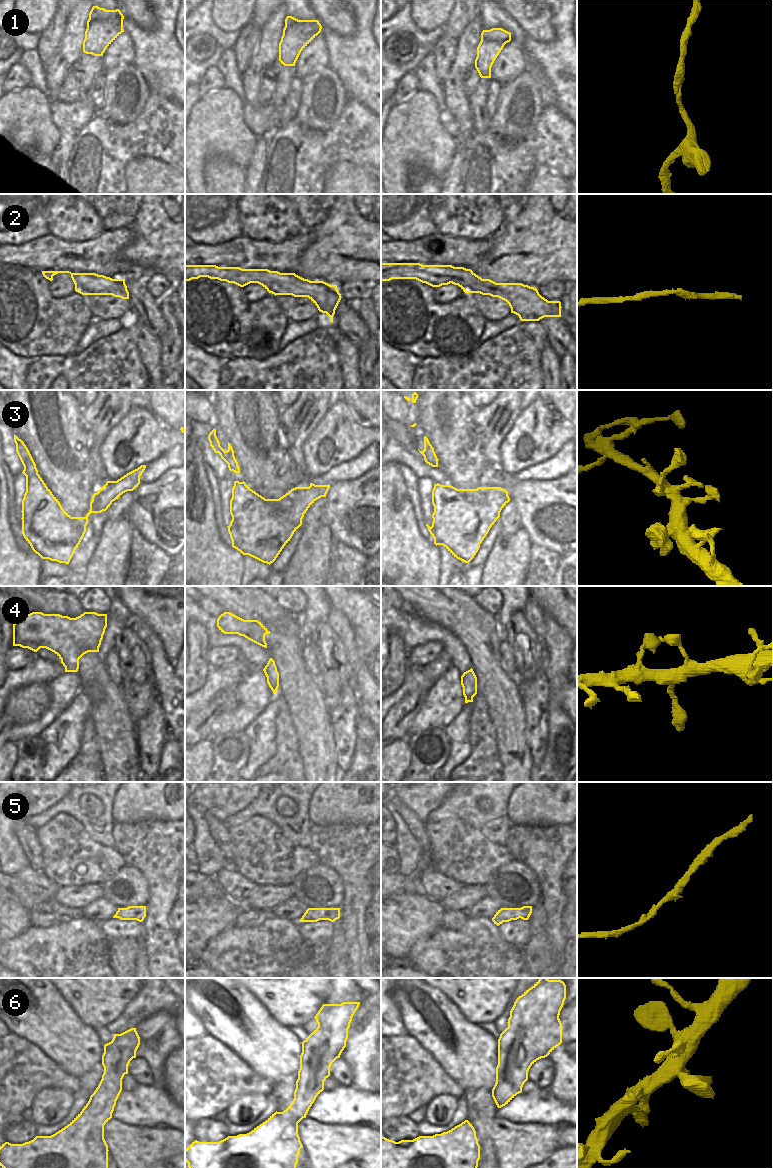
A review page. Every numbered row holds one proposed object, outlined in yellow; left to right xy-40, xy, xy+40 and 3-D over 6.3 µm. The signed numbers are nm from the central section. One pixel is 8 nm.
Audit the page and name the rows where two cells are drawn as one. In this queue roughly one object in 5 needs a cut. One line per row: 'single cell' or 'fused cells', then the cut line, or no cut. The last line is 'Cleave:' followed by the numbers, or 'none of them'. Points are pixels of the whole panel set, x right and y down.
1: single cell; no cut
2: single cell; no cut
3: single cell; no cut
4: single cell; no cut
5: single cell; no cut
6: single cell; no cut
Cleave: none of them

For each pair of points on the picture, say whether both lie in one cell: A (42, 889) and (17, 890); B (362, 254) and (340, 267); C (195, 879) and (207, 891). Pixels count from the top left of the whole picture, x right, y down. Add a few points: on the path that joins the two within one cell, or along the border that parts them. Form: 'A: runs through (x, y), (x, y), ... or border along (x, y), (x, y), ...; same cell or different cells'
A: border along (15, 876), (41, 899), (51, 900); different cells
B: runs through (353, 253), (339, 253), (340, 258); same cell
C: runs through (198, 882), (204, 888); same cell

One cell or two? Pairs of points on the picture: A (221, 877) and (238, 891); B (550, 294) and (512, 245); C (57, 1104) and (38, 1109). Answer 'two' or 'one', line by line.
A: one
B: two
C: one

